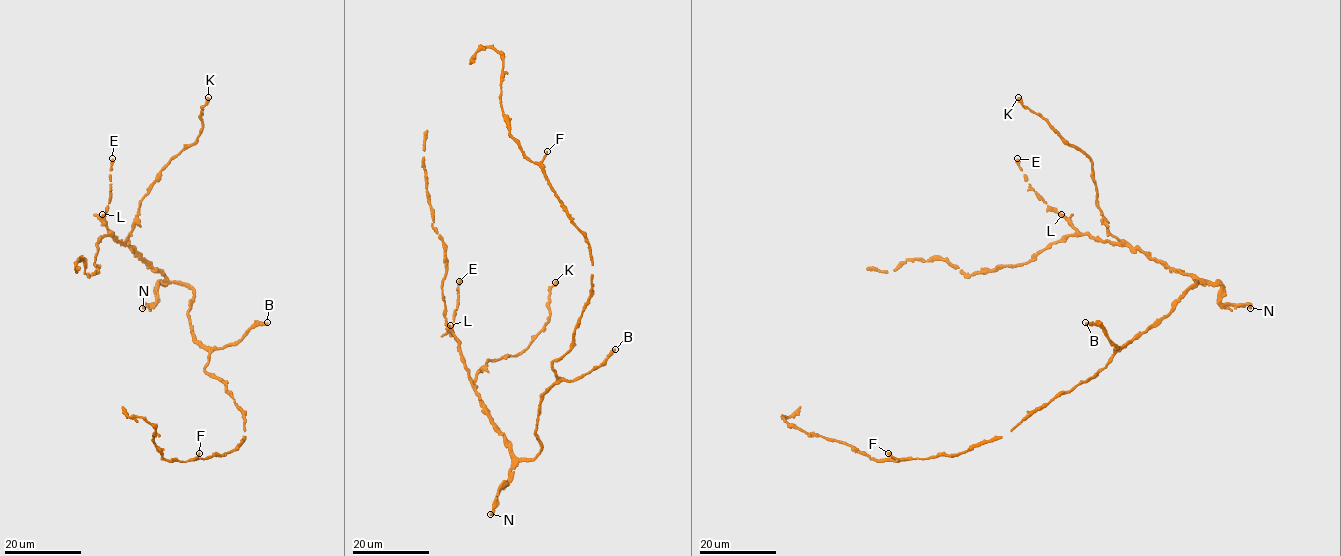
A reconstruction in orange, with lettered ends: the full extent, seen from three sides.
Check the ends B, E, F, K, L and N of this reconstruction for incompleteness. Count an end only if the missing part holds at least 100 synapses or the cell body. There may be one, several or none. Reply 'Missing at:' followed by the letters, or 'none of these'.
Missing at: B

